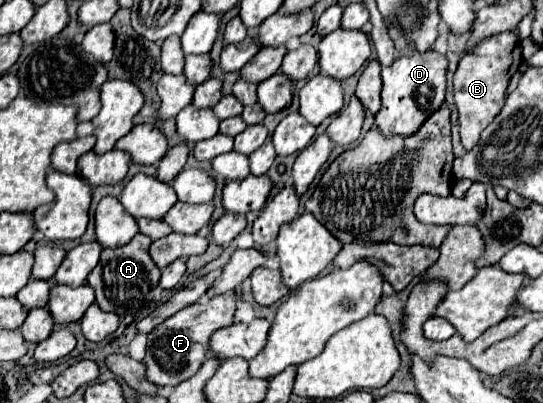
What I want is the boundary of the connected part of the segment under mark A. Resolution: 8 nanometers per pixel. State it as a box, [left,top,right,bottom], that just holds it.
[88,235,160,315]

